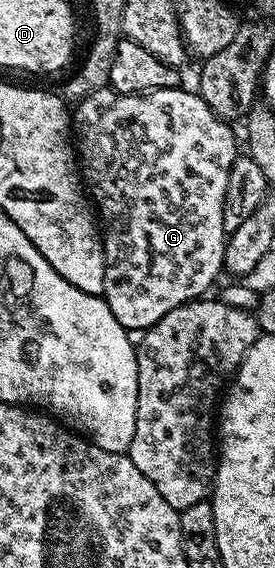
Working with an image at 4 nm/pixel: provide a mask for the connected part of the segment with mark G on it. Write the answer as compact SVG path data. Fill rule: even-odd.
M185 87L175 89L154 89L148 93L116 93L111 88L103 88L76 102L71 113L71 133L75 138L75 156L79 162L79 172L84 188L99 214L99 225L103 230L105 247L105 291L104 298L111 307L111 315L121 326L128 329L150 329L167 311L206 296L217 276L222 276L224 249L227 234L223 227L223 199L227 195L227 179L231 167L239 155L237 137L232 133L230 122L222 121L207 107L200 92L188 93Z

